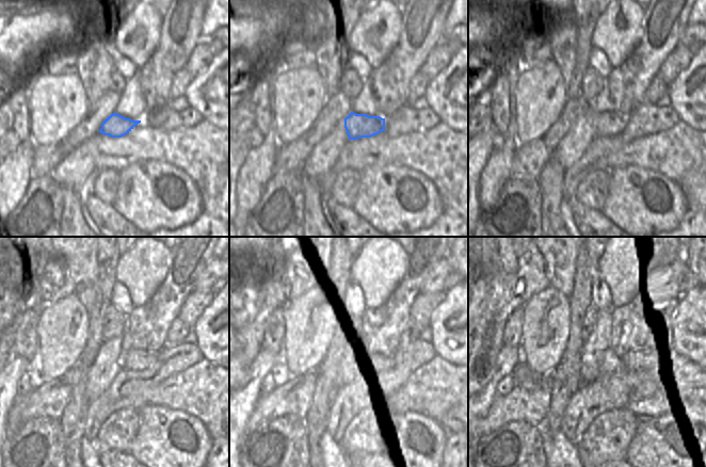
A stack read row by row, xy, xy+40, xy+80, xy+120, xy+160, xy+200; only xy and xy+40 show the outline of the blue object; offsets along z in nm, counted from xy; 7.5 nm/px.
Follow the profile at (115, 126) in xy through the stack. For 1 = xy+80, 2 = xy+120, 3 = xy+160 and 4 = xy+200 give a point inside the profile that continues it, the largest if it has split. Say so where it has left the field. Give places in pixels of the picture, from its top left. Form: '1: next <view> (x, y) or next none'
1: next xy+80 (606, 124)
2: next xy+120 (133, 359)
3: next xy+160 (382, 360)
4: next xy+200 (626, 359)

